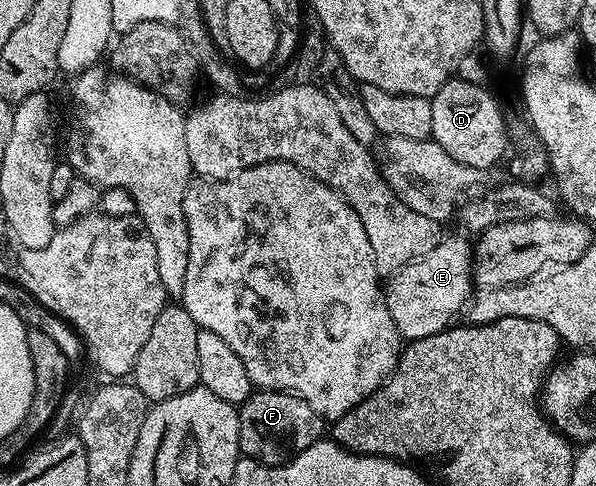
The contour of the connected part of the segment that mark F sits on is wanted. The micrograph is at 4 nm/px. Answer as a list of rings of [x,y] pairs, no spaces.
[[[262,390],[249,395],[249,399],[241,403],[239,416],[239,444],[244,457],[253,458],[258,464],[275,466],[282,461],[281,442],[291,438],[302,438],[302,443],[318,441],[322,437],[323,419],[317,415],[297,394],[289,394],[286,390]]]

